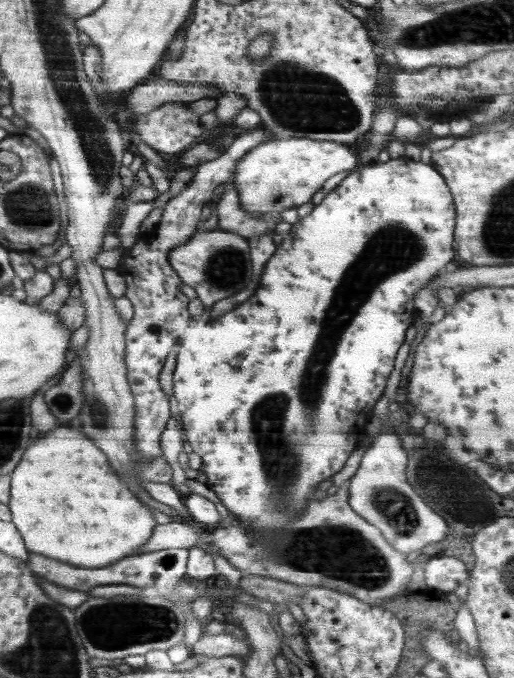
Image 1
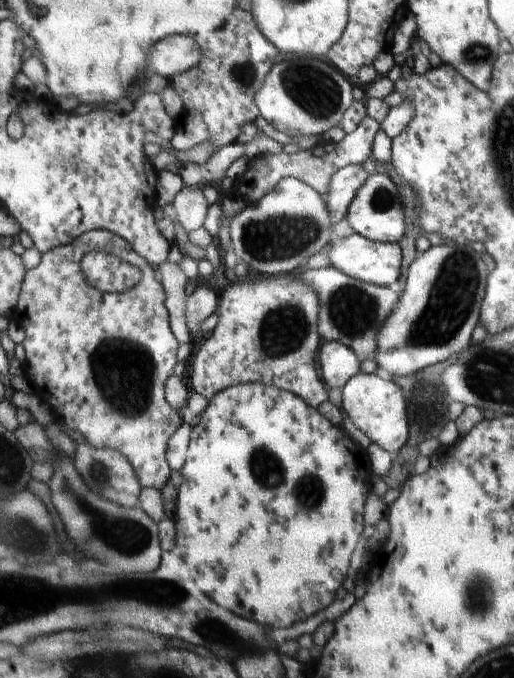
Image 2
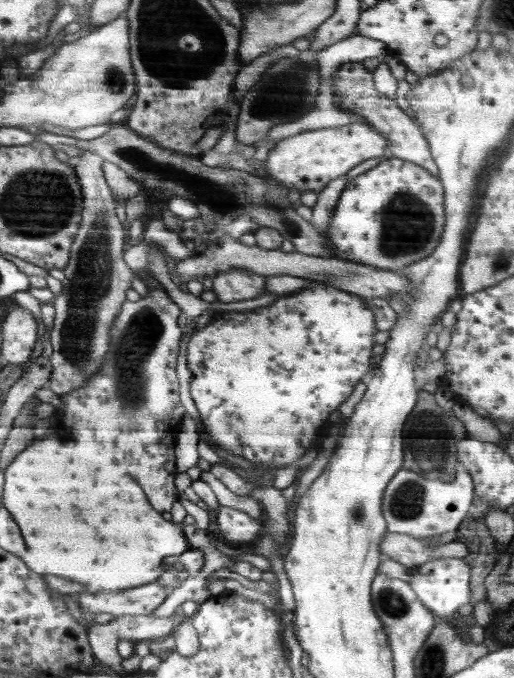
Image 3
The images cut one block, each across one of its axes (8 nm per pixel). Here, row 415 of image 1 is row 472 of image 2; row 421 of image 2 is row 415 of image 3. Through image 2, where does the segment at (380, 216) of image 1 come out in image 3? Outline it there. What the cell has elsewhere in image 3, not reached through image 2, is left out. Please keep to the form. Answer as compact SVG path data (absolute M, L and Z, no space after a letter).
M312 281L308 283L304 290L288 296L280 296L273 303L247 311L228 311L216 314L214 318L203 328L198 329L190 336L188 343L189 370L192 372L190 378L190 396L194 398L194 404L200 413L202 423L206 433L212 439L208 441L213 447L220 447L231 455L236 455L256 464L272 465L274 468L284 468L292 462L296 462L312 444L312 436L322 436L327 434L327 430L322 430L322 424L326 422L328 414L334 412L340 402L344 402L350 392L354 390L354 384L362 380L362 376L370 370L370 348L374 344L374 321L377 316L366 306L362 297L358 297L346 290L338 290L334 286L326 286L325 283Z

